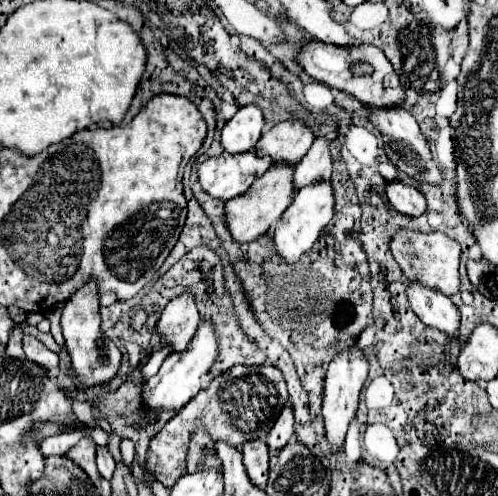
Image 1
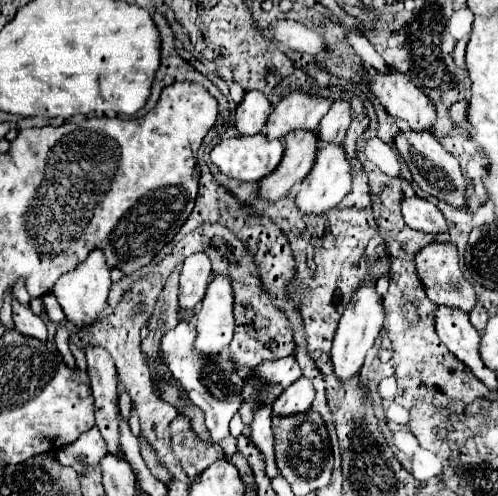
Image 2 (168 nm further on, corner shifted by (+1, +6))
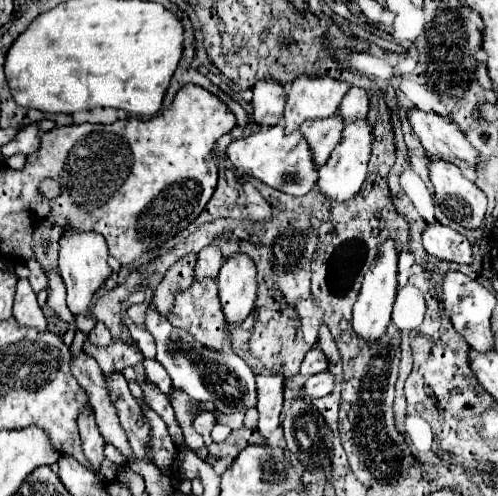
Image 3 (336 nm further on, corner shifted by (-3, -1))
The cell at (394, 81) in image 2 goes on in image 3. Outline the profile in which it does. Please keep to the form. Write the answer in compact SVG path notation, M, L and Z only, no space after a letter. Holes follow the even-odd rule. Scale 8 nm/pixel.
M409 109L407 117L429 155L461 169L473 169L477 165L479 151L465 139L463 131L453 121L449 123L435 113L419 109Z

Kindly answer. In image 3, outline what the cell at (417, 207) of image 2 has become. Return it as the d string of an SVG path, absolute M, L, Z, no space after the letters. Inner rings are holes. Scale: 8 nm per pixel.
M427 225L423 233L423 247L429 255L441 259L441 261L455 261L471 265L471 245L459 231L453 231L447 225Z

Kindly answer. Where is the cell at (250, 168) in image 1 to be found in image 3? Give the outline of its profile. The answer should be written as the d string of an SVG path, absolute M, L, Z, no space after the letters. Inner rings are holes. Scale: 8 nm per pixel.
M281 125L261 127L249 137L231 141L227 147L227 157L235 167L241 167L247 175L293 197L307 195L317 183L317 167L313 167L313 153L301 137L301 131L285 133Z

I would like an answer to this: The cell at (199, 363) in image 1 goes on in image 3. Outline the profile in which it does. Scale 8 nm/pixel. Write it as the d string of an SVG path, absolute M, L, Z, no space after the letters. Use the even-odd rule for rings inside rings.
M249 255L229 257L219 271L219 299L229 325L239 325L251 311L257 293L257 271Z

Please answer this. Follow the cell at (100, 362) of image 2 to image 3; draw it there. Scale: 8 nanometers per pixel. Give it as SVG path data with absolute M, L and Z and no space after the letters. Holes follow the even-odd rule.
M97 323L97 325L91 329L89 339L91 339L95 345L109 345L109 343L111 343L109 329L107 329L103 323Z

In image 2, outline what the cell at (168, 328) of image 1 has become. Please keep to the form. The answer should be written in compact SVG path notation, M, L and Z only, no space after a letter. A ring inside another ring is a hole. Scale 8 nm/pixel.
M197 252L183 262L181 286L179 286L179 320L191 322L189 308L195 308L209 286L211 262L205 252Z

